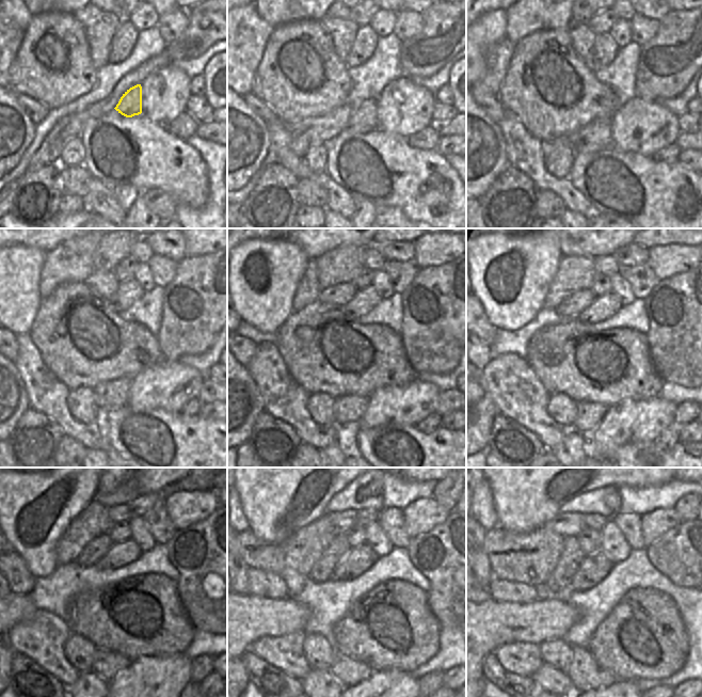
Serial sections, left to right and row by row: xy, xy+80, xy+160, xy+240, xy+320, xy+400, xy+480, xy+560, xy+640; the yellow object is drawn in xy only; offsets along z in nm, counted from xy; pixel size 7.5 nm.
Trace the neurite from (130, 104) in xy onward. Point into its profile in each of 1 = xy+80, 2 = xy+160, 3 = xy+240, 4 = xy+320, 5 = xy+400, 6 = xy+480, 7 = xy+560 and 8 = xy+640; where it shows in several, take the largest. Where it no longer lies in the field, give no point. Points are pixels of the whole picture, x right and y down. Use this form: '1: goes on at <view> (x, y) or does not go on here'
1: goes on at xy+80 (364, 120)
2: goes on at xy+160 (597, 133)
3: goes on at xy+240 (112, 394)
4: goes on at xy+320 (349, 408)
5: goes on at xy+400 (590, 414)
6: goes on at xy+480 (106, 664)
7: goes on at xy+560 (348, 671)
8: goes on at xy+640 (586, 675)

